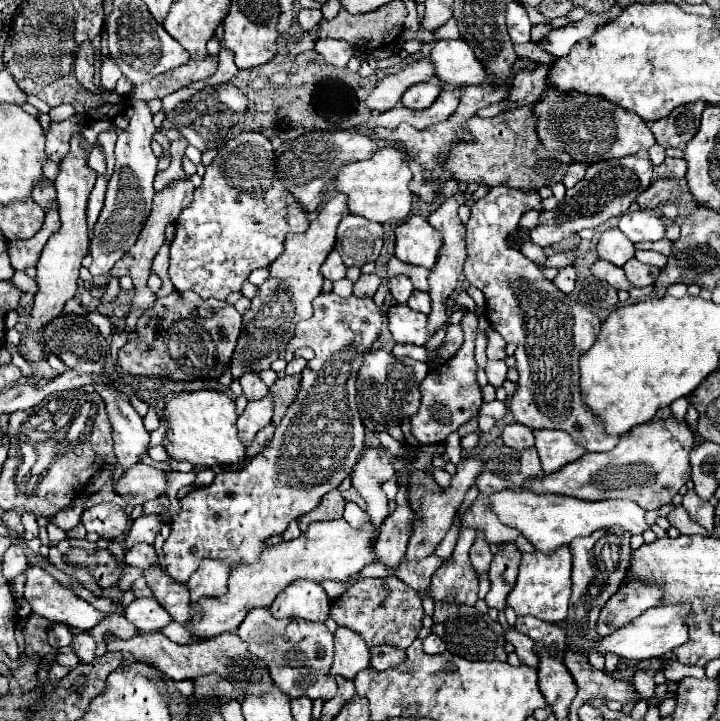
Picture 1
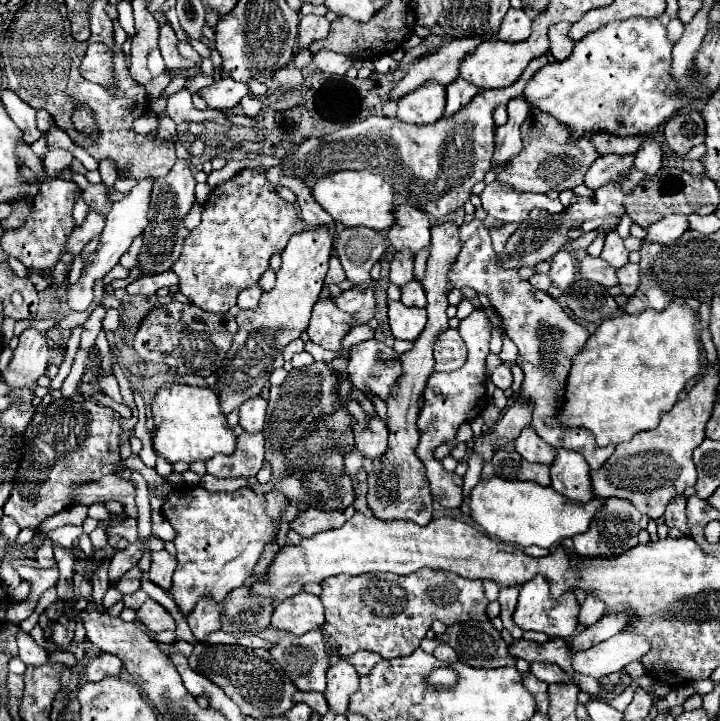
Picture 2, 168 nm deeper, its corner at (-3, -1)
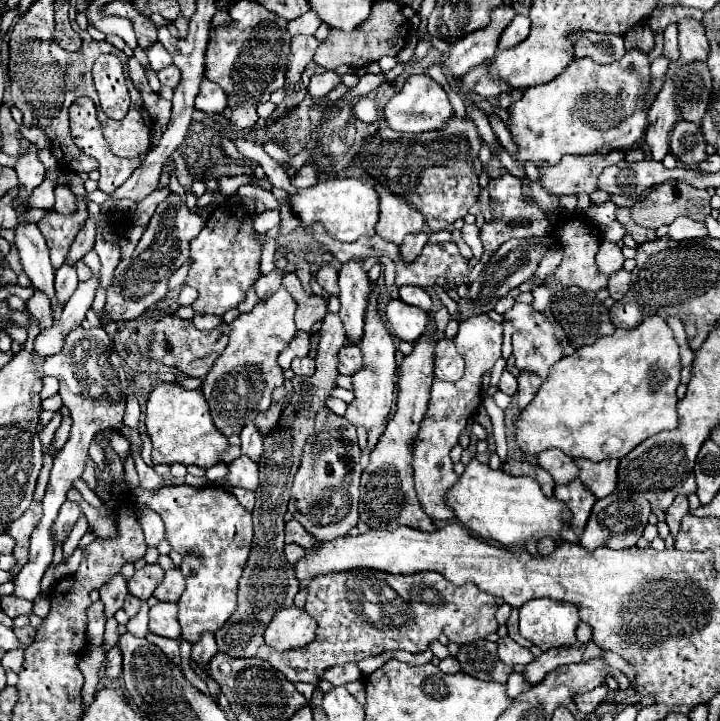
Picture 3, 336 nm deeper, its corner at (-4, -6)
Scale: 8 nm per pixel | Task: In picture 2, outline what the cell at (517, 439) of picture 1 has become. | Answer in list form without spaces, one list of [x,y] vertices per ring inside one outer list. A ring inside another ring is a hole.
[[[524,428],[520,436],[514,440],[516,452],[528,460],[528,462],[542,462],[550,464],[554,460],[554,450],[550,444],[546,444],[532,428]]]

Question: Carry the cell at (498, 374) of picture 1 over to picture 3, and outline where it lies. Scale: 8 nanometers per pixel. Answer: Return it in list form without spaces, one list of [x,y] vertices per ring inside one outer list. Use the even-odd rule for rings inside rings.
[[[503,371],[501,381],[499,381],[499,391],[503,391],[505,395],[511,395],[513,397],[517,393],[517,379],[511,373]]]

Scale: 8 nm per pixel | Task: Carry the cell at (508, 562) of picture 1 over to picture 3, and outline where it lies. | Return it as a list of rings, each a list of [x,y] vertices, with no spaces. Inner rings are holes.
[[[513,609],[513,613],[511,613],[511,617],[507,621],[507,629],[509,629],[509,637],[513,641],[517,641],[523,647],[531,647],[531,643],[519,635],[519,615],[517,615],[517,609]]]

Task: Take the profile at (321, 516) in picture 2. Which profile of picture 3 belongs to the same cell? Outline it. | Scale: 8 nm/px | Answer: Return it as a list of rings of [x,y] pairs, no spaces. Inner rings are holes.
[[[291,519],[285,523],[285,543],[295,543],[305,549],[311,549],[313,539],[309,533],[305,533],[305,529],[295,519]]]

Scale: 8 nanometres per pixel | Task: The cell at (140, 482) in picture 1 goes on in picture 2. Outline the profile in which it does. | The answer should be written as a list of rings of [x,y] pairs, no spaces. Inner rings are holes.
[[[108,474],[98,482],[84,484],[76,488],[76,498],[74,502],[82,504],[94,504],[94,502],[108,502],[108,500],[118,500],[124,506],[124,512],[132,518],[136,518],[136,502],[134,502],[134,490],[136,484],[130,480],[124,480],[116,474]]]

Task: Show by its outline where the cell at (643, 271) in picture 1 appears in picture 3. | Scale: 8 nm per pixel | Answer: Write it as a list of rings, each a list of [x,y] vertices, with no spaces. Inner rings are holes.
[[[621,269],[621,271],[613,273],[613,275],[609,275],[607,291],[609,291],[609,295],[611,295],[615,301],[619,301],[619,299],[623,299],[623,295],[627,293],[629,283],[631,283],[631,273],[625,271],[625,269]]]

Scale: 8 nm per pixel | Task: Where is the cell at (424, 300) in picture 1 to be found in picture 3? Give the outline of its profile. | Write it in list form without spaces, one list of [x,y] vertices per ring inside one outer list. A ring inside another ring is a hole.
[[[405,285],[399,289],[399,293],[401,293],[401,301],[405,301],[407,305],[415,305],[423,311],[431,309],[431,297],[425,289],[415,287],[415,285]]]

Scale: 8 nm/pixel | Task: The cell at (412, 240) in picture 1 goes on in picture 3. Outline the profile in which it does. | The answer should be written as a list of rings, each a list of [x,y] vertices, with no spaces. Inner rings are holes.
[[[377,181],[375,189],[379,195],[379,221],[375,225],[377,235],[393,241],[395,245],[401,245],[407,233],[423,231],[425,219],[417,209],[413,209],[407,201],[401,201],[401,197],[393,195],[385,185]]]

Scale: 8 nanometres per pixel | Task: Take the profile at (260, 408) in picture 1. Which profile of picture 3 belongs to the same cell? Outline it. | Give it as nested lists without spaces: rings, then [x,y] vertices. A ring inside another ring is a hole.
[[[241,455],[239,459],[235,459],[231,465],[229,465],[229,477],[225,479],[219,479],[217,485],[221,487],[241,487],[241,489],[247,489],[247,491],[255,491],[257,485],[259,485],[259,467],[245,455]]]

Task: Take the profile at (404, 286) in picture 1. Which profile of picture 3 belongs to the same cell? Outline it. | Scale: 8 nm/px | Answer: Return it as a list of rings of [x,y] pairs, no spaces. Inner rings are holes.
[[[423,231],[405,237],[405,241],[401,243],[401,257],[403,257],[407,263],[411,263],[411,261],[421,253],[421,249],[425,247],[427,241],[429,241],[429,237],[427,237]]]

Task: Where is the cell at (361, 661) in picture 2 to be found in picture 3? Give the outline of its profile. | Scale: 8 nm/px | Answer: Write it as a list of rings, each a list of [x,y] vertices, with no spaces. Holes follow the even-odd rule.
[[[347,663],[347,665],[335,665],[333,669],[325,671],[321,675],[321,679],[329,681],[331,685],[345,685],[349,681],[359,681],[361,679],[361,671],[357,667],[357,663]]]

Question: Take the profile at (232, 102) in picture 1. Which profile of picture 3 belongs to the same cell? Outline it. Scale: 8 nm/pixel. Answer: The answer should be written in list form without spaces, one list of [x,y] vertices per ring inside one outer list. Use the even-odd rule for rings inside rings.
[[[209,79],[201,81],[201,89],[199,89],[197,97],[195,97],[195,109],[203,111],[207,115],[213,115],[213,113],[223,113],[225,107],[227,107],[225,91],[217,83],[213,83]]]

